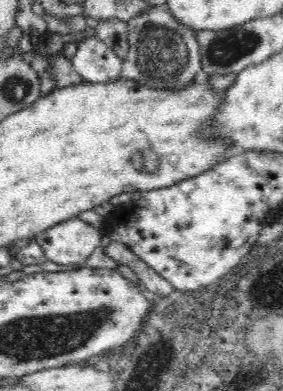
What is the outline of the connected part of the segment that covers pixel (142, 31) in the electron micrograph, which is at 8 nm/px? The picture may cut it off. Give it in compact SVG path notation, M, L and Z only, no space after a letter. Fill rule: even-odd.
M162 5L148 6L142 14L127 22L129 51L123 58L121 78L137 80L148 88L184 88L203 70L198 39L192 29L182 25Z

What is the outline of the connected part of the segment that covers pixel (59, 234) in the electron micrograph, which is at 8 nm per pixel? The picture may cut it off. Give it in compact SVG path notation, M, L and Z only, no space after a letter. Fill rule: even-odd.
M74 217L38 233L34 240L50 262L79 265L101 244L101 235L100 229Z

